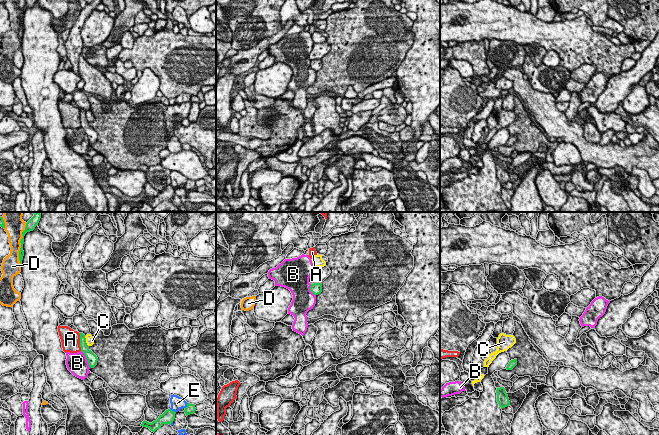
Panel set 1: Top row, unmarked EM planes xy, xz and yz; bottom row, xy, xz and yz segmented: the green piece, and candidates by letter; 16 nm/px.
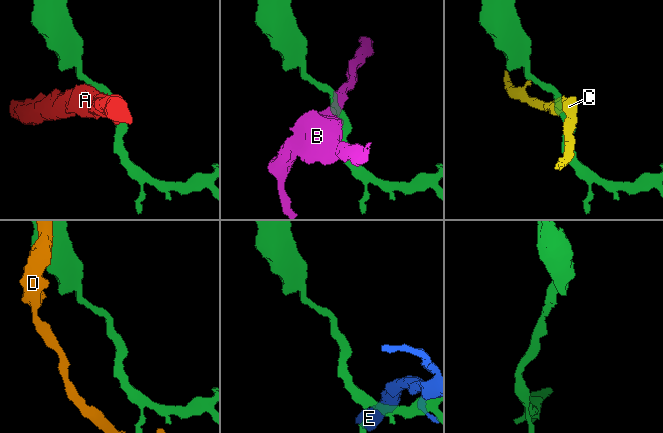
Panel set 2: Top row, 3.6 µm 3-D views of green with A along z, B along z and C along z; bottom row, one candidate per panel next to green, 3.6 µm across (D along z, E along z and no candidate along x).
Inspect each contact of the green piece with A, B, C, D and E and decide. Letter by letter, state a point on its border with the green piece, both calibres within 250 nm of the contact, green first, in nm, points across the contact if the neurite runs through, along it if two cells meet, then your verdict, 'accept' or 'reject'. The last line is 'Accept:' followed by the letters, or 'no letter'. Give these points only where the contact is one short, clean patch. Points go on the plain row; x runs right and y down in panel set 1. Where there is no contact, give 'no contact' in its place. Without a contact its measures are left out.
A: contact xy (80, 118); calibres 140 and 300 nm; reject
B: contact xy (87, 135); calibres 160 and 340 nm; reject
C: contact xy (85, 117); calibres 140 and 130 nm; border xy (84, 112), (88, 122); reject
D: contact xy (21, 20); calibres 100 and 240 nm; reject
E: contact xy (173, 187); calibres 200 and 220 nm; reject
Accept: no letter

